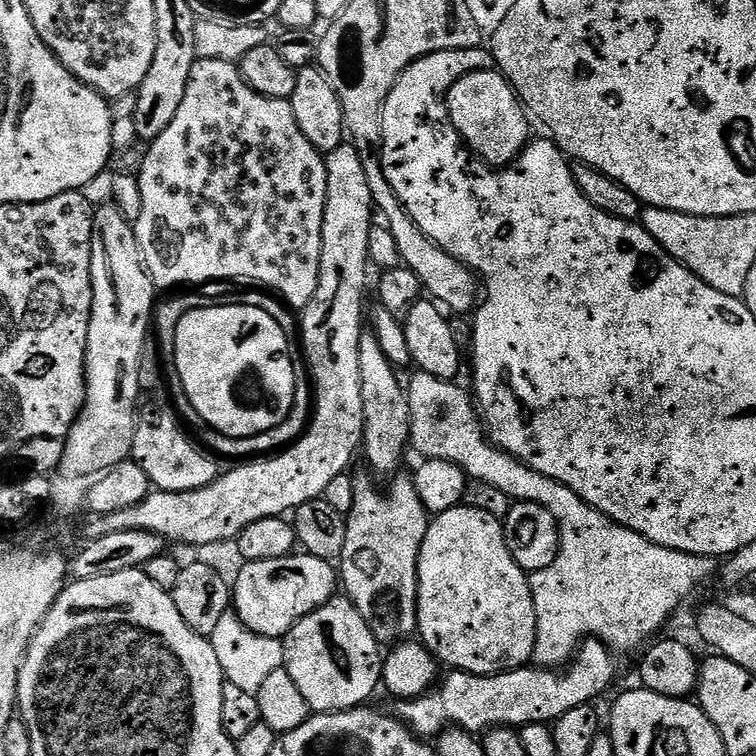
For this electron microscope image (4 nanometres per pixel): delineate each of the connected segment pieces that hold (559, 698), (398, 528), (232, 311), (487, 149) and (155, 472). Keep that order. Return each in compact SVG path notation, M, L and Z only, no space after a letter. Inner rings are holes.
M589 638L580 645L574 659L563 670L525 666L493 676L452 670L445 680L443 677L423 696L400 700L394 715L413 736L421 738L439 737L444 729L450 727L471 734L483 734L489 728L519 730L526 724L551 725L562 718L566 710L596 702L616 680L615 659L617 657L611 648L607 648L601 640Z
M371 475L355 477L354 506L346 514L346 546L342 546L338 561L343 591L354 602L358 614L366 618L374 638L384 646L395 646L418 632L418 558L430 513L422 506L422 498L418 498L415 479L404 475L391 481L388 492L379 492L372 485Z
M214 306L210 310L187 312L178 322L176 331L175 375L182 382L186 398L190 398L192 410L211 431L241 440L274 430L290 414L296 393L296 360L288 349L290 338L266 314L254 306Z
M492 69L464 75L447 92L444 101L449 120L465 147L488 167L507 167L527 147L531 137L527 109L499 71Z
M147 402L137 407L131 459L136 460L138 466L142 466L142 470L146 470L153 489L162 492L181 492L210 486L210 482L214 482L218 475L218 467L216 468L215 464L217 461L207 451L199 447L196 449L188 441L189 433L182 427L179 415L169 405L168 408L164 404Z

